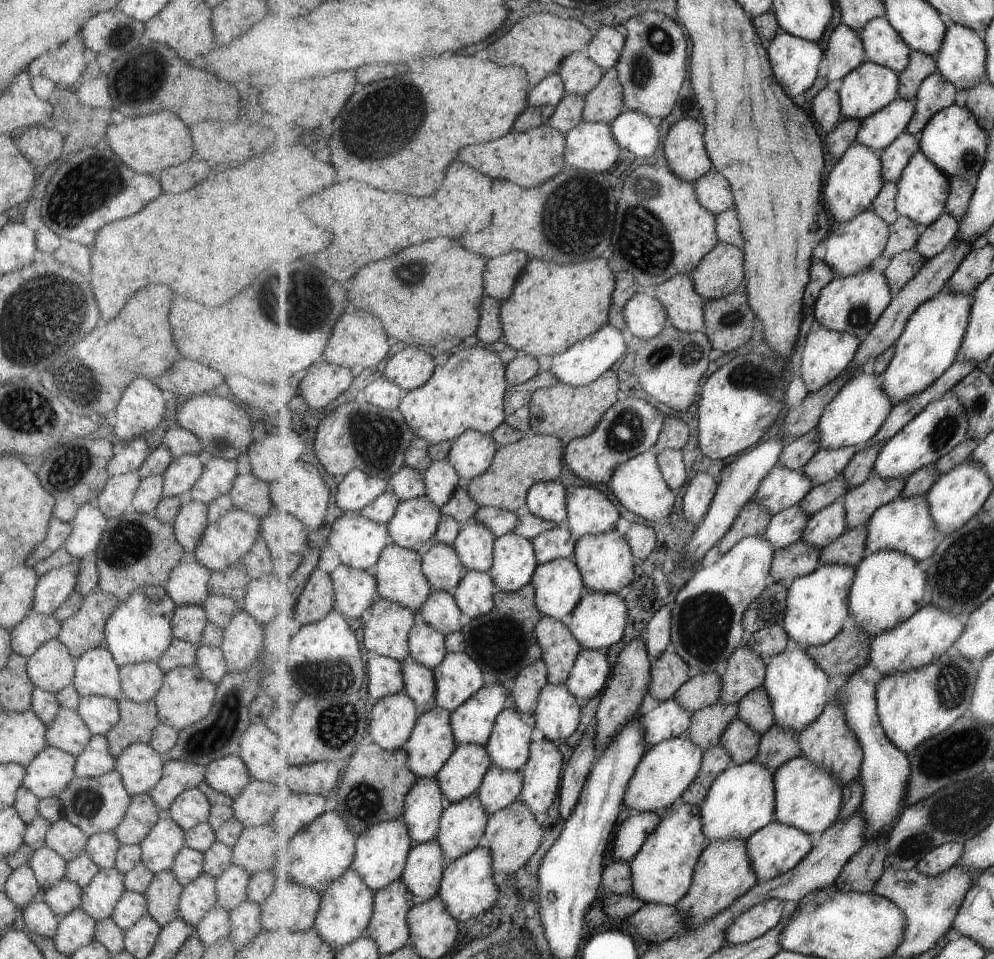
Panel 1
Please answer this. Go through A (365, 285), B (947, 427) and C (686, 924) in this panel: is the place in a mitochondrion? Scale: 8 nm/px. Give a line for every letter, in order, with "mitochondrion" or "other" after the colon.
A: other
B: mitochondrion
C: other

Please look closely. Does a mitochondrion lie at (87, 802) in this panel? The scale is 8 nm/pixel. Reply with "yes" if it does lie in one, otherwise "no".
yes

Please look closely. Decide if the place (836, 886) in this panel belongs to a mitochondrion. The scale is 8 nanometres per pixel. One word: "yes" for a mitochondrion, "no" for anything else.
no

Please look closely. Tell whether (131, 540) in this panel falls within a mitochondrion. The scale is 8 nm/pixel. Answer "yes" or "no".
yes

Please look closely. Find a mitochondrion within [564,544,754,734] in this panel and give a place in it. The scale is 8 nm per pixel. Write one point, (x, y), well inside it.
(704, 622)

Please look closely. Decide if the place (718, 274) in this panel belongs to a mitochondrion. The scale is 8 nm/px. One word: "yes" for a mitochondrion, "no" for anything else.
no

